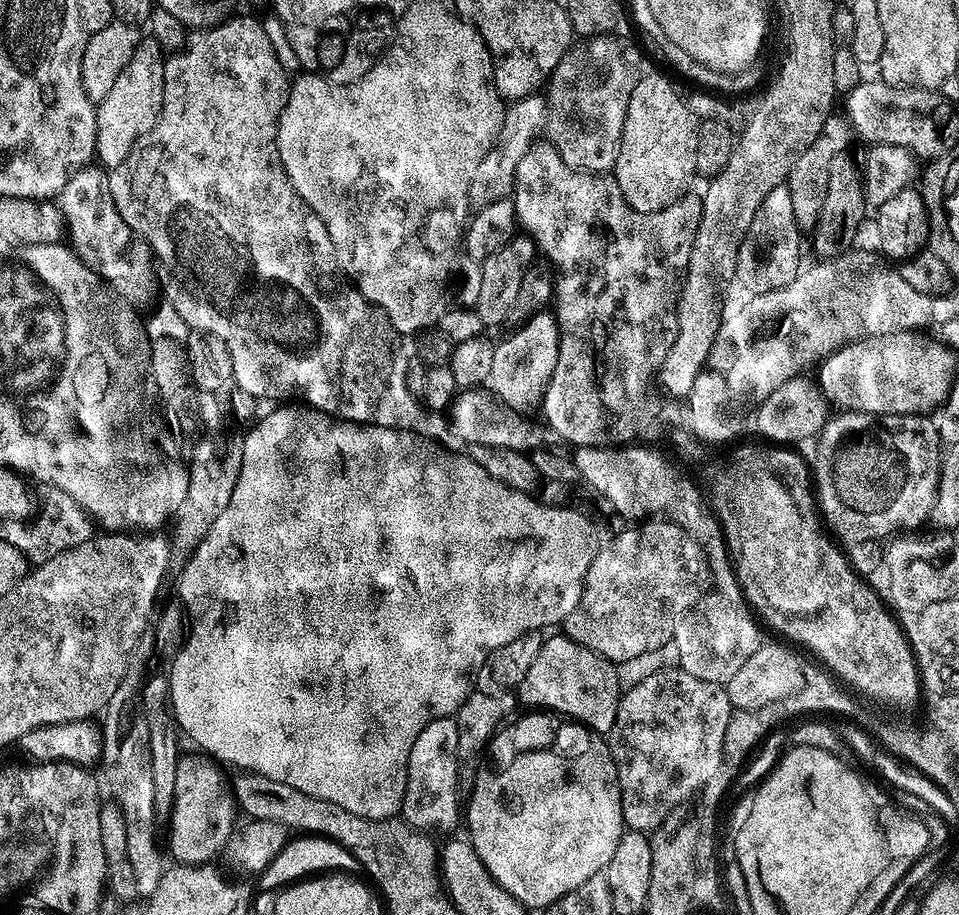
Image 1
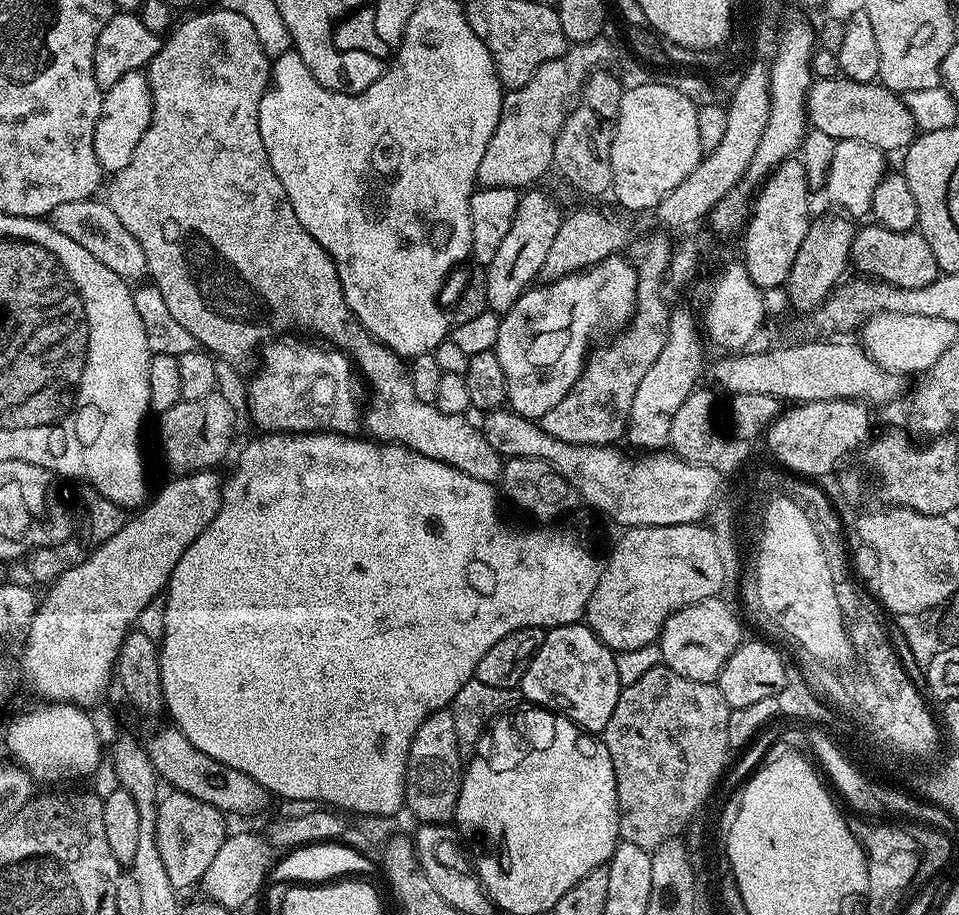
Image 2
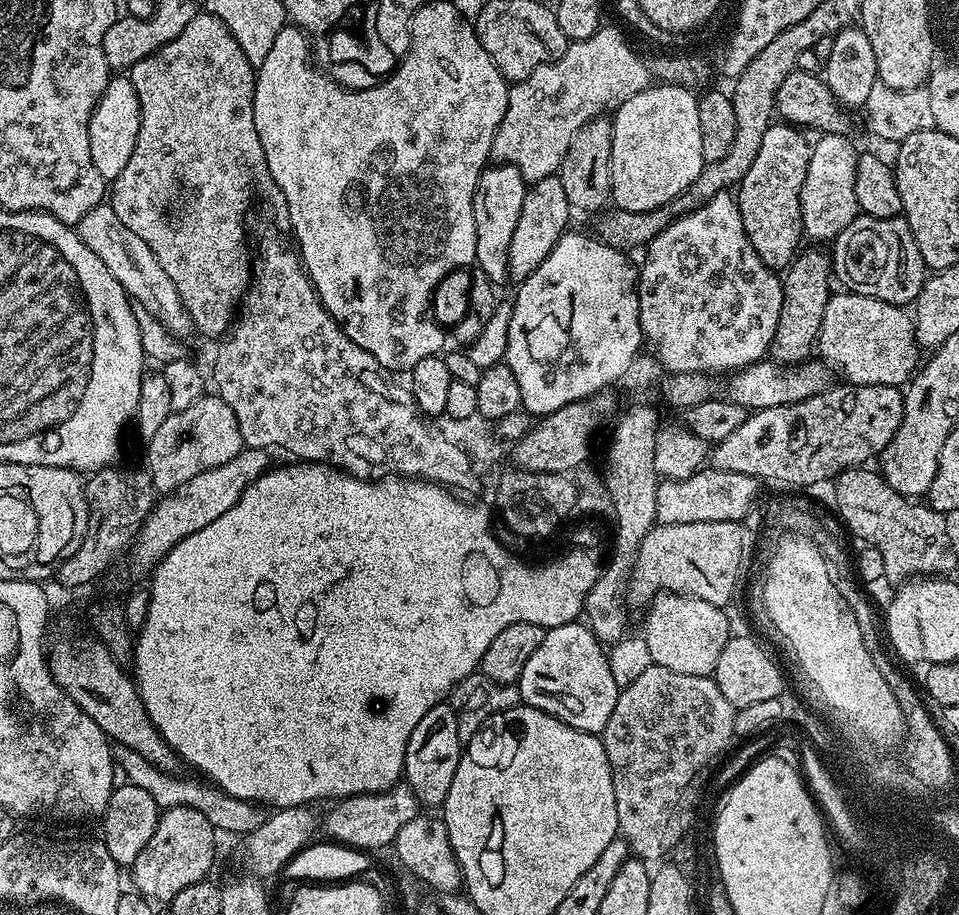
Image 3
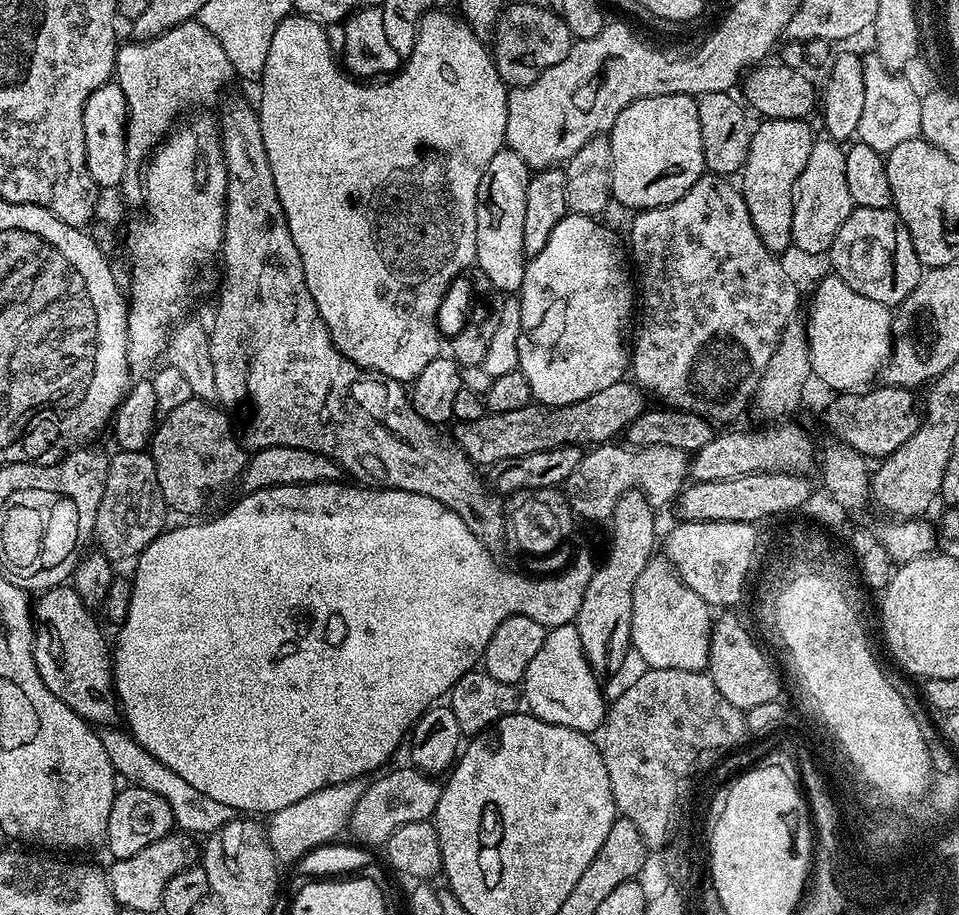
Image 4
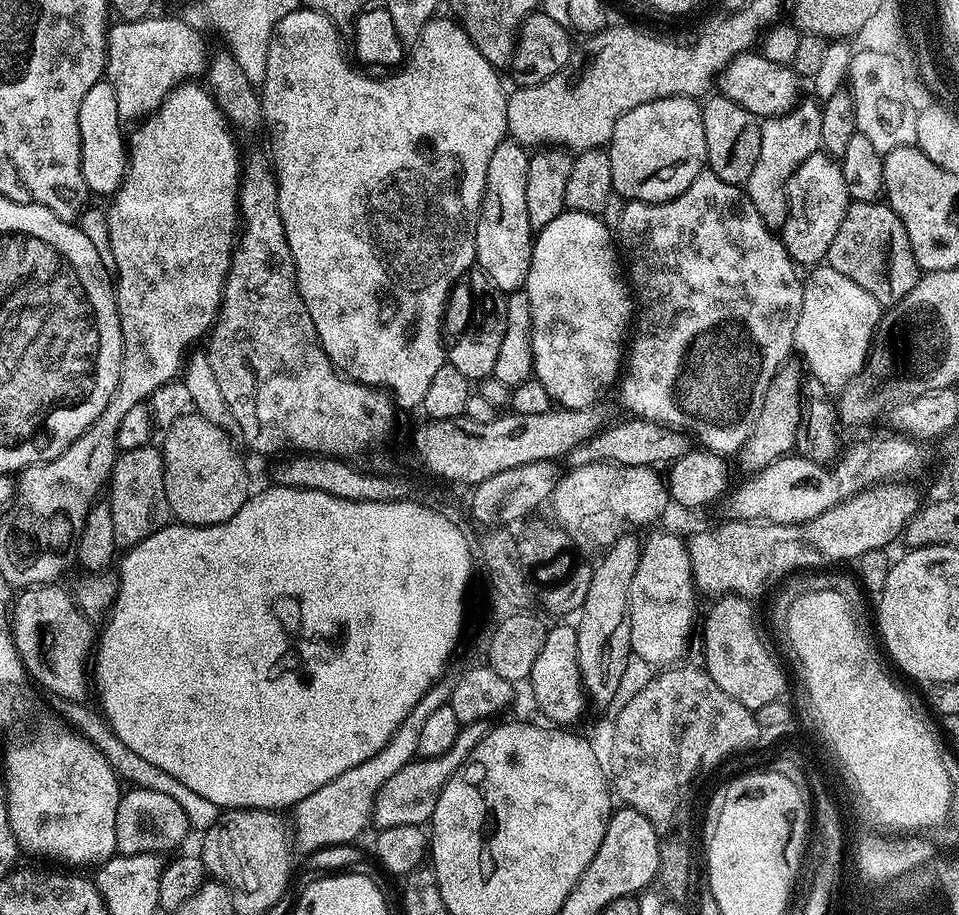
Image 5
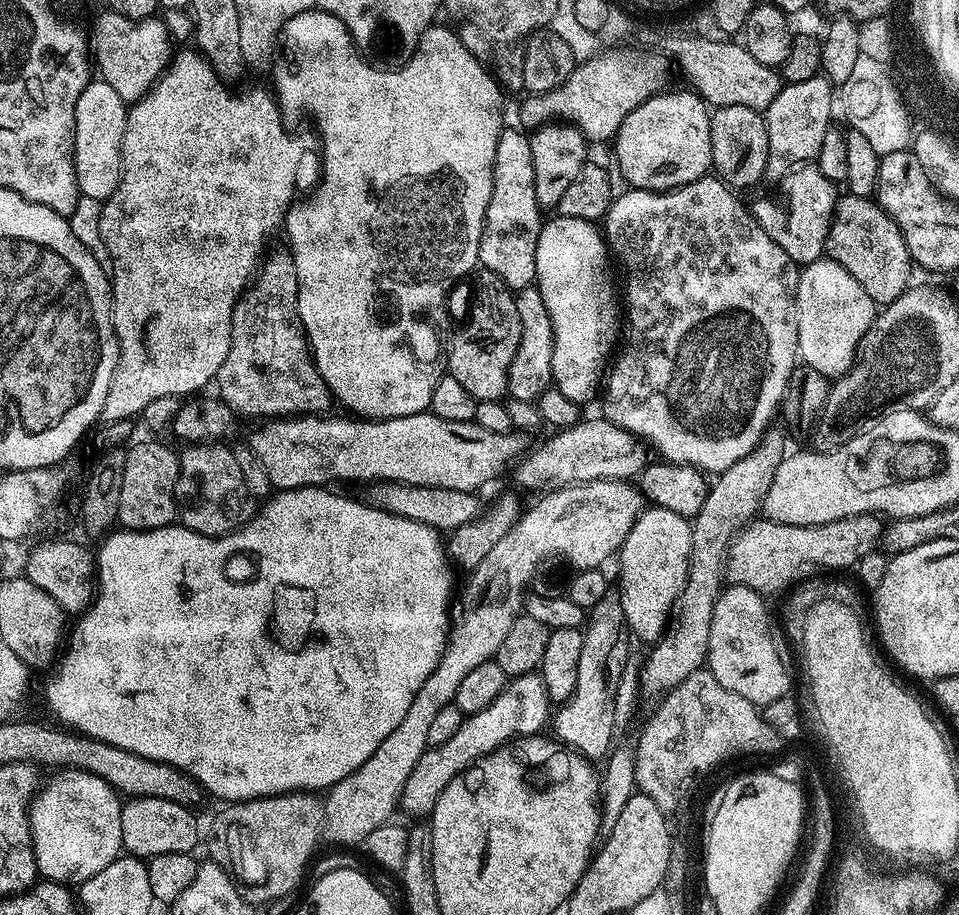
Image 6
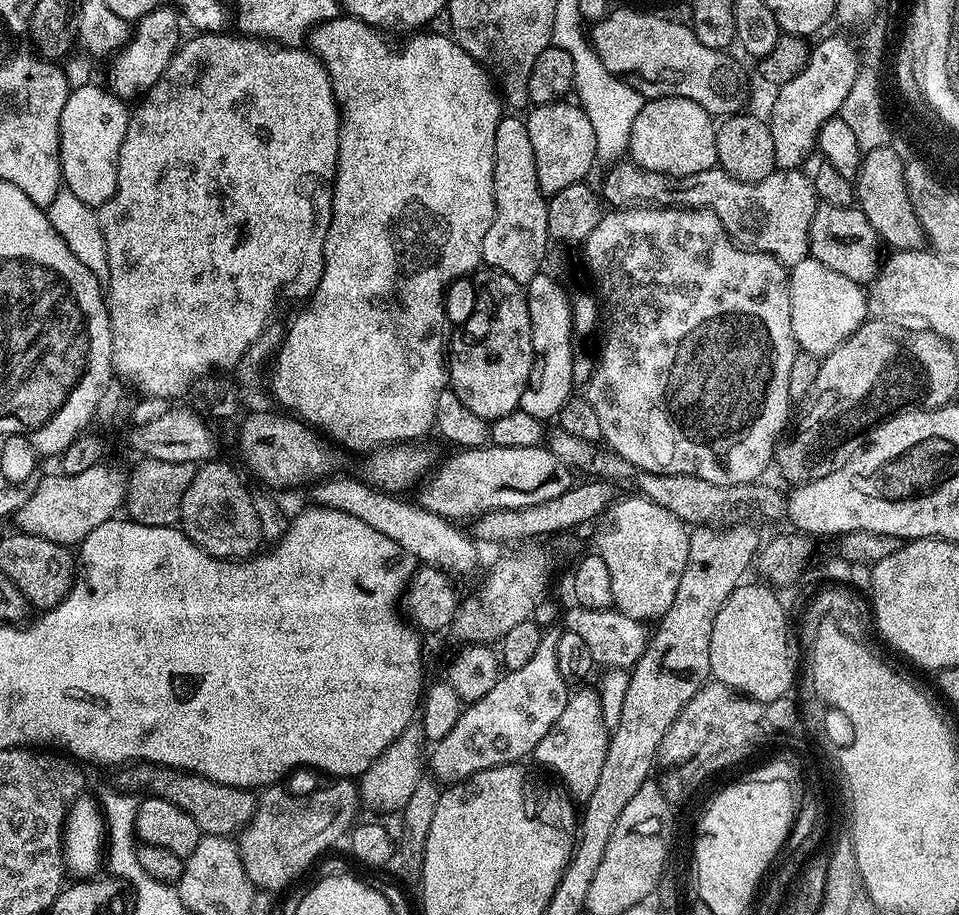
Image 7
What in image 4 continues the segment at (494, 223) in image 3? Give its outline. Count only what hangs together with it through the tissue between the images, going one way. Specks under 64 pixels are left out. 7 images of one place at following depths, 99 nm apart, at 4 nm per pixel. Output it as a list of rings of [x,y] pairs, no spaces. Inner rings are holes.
[[[508,147],[501,148],[494,158],[490,158],[490,163],[486,166],[486,171],[482,173],[482,182],[478,182],[478,202],[476,203],[476,263],[475,267],[480,268],[480,272],[504,294],[519,293],[524,281],[524,266],[526,257],[524,254],[524,243],[522,242],[522,229],[526,222],[526,190],[530,179],[530,169],[514,150]]]

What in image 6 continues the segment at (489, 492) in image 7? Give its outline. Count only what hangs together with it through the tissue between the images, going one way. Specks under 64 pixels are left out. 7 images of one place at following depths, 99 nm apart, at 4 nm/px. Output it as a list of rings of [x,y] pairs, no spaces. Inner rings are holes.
[[[584,418],[572,428],[559,429],[552,435],[556,436],[550,437],[545,444],[538,445],[532,453],[529,451],[519,457],[515,465],[518,487],[536,492],[535,494],[547,494],[556,492],[559,488],[571,488],[573,484],[595,480],[631,481],[637,472],[644,469],[645,445],[609,420]]]

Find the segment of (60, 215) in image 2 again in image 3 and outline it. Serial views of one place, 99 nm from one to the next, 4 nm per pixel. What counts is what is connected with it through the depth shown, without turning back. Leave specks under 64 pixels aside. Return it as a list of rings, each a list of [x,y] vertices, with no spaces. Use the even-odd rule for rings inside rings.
[[[109,203],[100,204],[90,213],[83,215],[76,229],[82,242],[101,258],[106,270],[117,278],[129,299],[142,304],[178,338],[184,340],[187,339],[186,336],[193,335],[195,324],[189,318],[189,312],[184,308],[178,290],[174,289],[174,282],[170,281],[162,266],[159,266],[157,256],[150,246],[142,241],[134,230],[123,225],[121,218],[115,214]]]

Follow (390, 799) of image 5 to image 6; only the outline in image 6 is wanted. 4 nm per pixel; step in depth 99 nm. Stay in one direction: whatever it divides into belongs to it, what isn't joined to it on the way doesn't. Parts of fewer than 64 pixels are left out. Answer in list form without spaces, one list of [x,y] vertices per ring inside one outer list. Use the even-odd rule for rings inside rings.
[[[528,672],[525,676],[509,679],[505,683],[502,694],[498,694],[498,698],[494,698],[494,702],[490,702],[490,706],[486,706],[484,710],[465,715],[462,726],[458,726],[457,732],[448,741],[431,745],[424,751],[422,758],[418,758],[418,766],[414,766],[414,774],[410,774],[410,778],[406,780],[402,808],[416,814],[415,817],[418,818],[431,814],[442,794],[442,790],[446,790],[446,786],[450,786],[450,782],[454,782],[454,778],[458,778],[463,774],[470,765],[476,763],[483,756],[488,756],[494,750],[498,750],[503,744],[519,740],[522,736],[537,735],[543,729],[540,727],[543,724],[545,727],[549,723],[550,708],[548,712],[548,707],[550,707],[548,691],[543,678],[536,672]]]

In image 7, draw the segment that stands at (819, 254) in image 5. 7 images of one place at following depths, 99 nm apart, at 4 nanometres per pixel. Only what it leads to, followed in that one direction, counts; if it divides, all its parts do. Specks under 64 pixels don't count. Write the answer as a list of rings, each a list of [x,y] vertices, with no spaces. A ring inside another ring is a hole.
[[[618,162],[604,180],[602,196],[612,206],[634,206],[639,202],[655,202],[660,206],[709,208],[716,212],[722,226],[737,244],[758,252],[769,252],[791,266],[809,259],[810,222],[816,213],[816,191],[811,179],[800,170],[777,170],[756,184],[735,180],[717,166],[699,172],[690,182],[669,179],[661,172],[647,172],[631,162]]]

